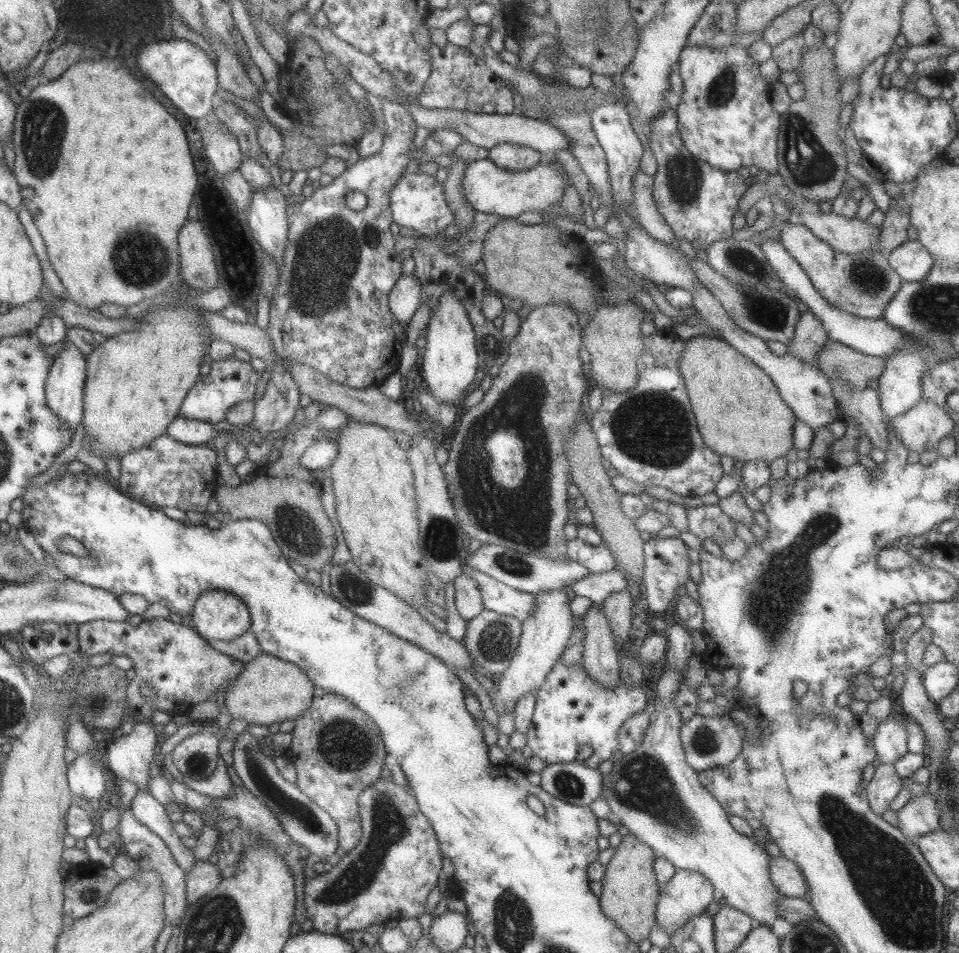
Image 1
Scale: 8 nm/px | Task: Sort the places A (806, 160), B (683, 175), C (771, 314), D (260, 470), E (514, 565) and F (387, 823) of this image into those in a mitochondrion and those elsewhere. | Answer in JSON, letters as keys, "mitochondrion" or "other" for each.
{"A":"mitochondrion","B":"mitochondrion","C":"mitochondrion","D":"other","E":"mitochondrion","F":"mitochondrion"}

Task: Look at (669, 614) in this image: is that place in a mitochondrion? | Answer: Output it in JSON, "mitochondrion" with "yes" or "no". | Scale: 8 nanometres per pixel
{"mitochondrion":"no"}

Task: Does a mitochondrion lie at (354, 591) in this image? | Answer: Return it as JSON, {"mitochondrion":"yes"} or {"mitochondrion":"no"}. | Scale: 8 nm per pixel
{"mitochondrion":"yes"}

